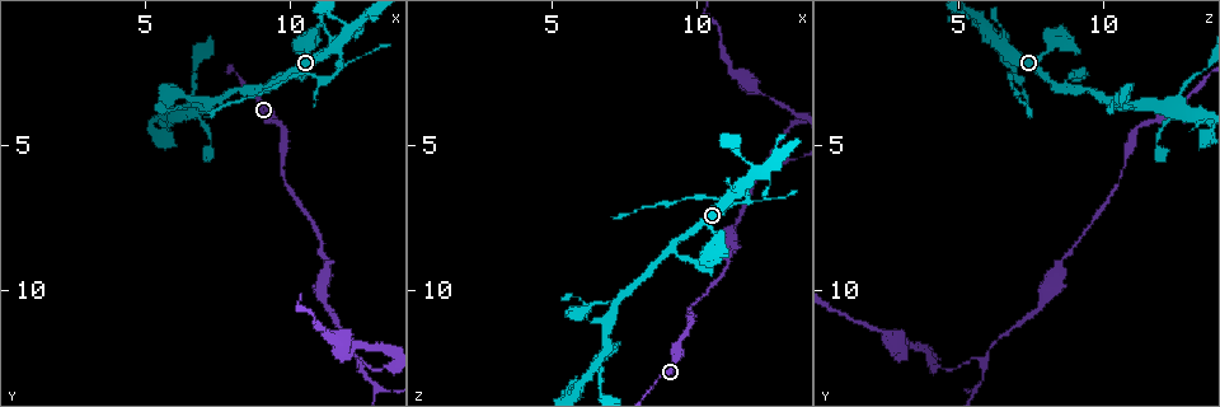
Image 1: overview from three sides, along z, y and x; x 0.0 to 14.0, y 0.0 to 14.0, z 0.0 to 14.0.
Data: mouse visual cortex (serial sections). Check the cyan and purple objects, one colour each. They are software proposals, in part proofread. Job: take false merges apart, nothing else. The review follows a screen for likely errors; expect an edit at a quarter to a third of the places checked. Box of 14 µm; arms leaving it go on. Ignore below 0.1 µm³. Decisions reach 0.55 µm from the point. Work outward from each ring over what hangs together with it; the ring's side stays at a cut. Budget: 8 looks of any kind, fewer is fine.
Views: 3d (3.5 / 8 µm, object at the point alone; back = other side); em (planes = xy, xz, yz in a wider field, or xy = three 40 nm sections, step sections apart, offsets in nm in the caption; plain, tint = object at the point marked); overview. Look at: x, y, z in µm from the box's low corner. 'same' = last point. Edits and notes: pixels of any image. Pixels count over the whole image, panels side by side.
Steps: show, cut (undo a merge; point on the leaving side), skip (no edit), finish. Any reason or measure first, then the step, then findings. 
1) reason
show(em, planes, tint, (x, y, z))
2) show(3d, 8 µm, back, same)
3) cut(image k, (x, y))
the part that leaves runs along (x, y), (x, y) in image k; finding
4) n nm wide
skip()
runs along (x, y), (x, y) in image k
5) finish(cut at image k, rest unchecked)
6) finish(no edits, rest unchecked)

thin neck
show(3d, 3.5 µm, (9.1, 3.0, 8.4))

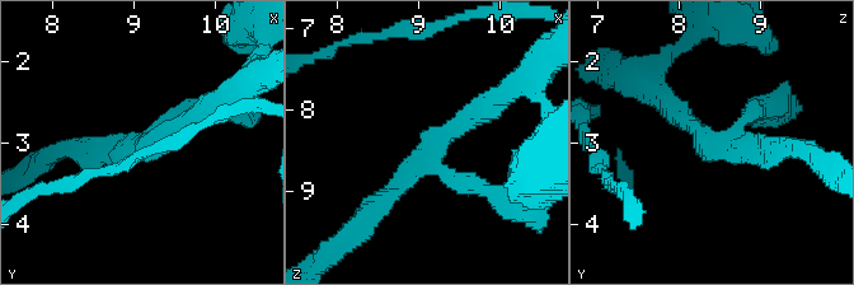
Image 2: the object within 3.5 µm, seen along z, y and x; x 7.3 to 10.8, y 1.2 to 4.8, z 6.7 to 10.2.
shape alone is not enough
show(em, planes, plain, (9.10, 3.05, 8.50))

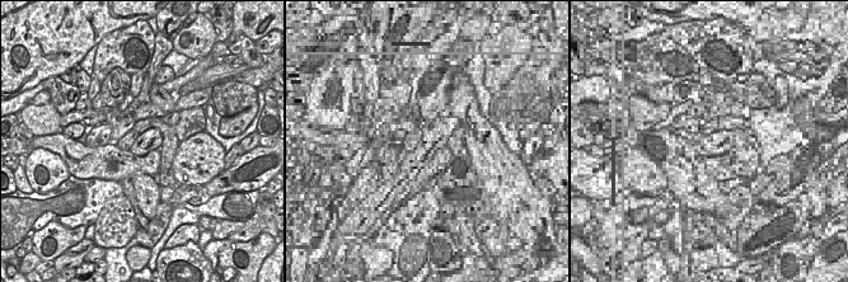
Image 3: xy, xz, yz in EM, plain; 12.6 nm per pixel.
with the object marked
show(em, planes, tint, same)

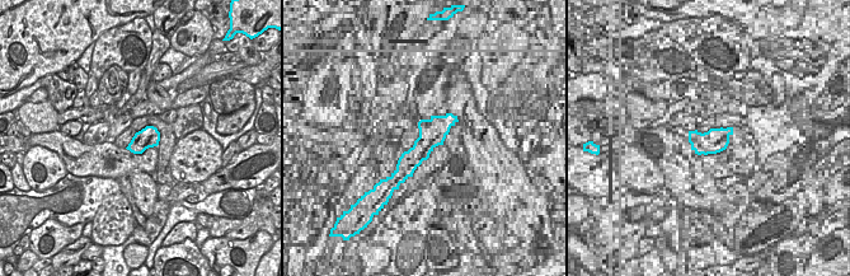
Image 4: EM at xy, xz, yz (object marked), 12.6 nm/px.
3 arms; arms of 200, 200, 250 nm
skip()
runs along (492, 104), (430, 146), (371, 215) in image 2; all the same cell

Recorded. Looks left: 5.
show(3d, 8 µm, (6.7, 3.8, 12.2))

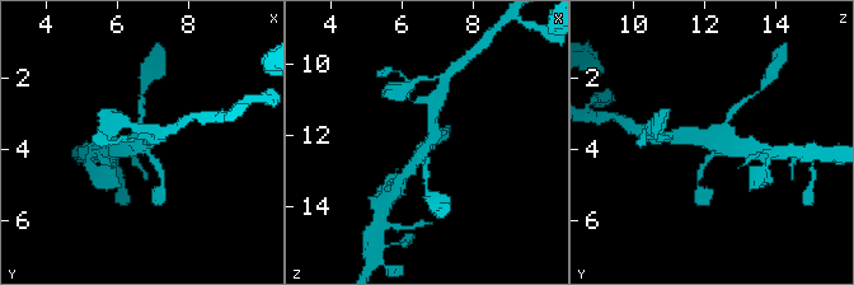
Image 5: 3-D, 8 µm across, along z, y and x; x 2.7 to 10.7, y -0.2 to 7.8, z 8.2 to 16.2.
show(em, xy, step 3, tint, (6.7, 3.8, 12.3))

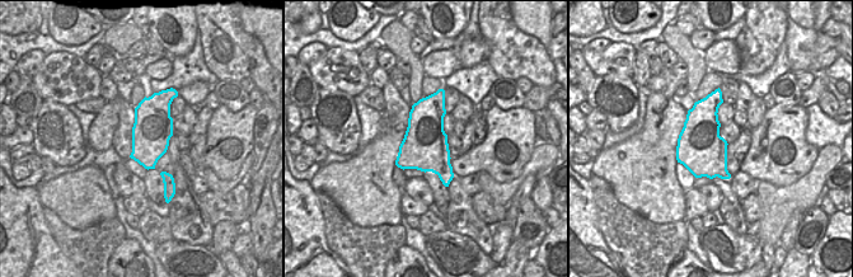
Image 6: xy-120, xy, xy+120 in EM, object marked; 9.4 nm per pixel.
440 nm wide
skip()
runs along (435, 110), (433, 135), (408, 171) in image 5; all the same cell

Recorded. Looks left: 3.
a fork
show(3d, 3.5 µm, (11.5, 1.6, 6.4))

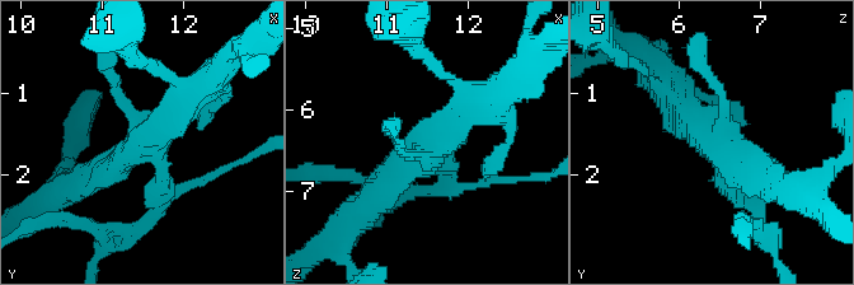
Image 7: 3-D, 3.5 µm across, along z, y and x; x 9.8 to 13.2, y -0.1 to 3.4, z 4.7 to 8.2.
cut(image 7, (179, 187))
two cells meet here

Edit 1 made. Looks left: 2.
finish(cut at image 7, rest unchecked)

